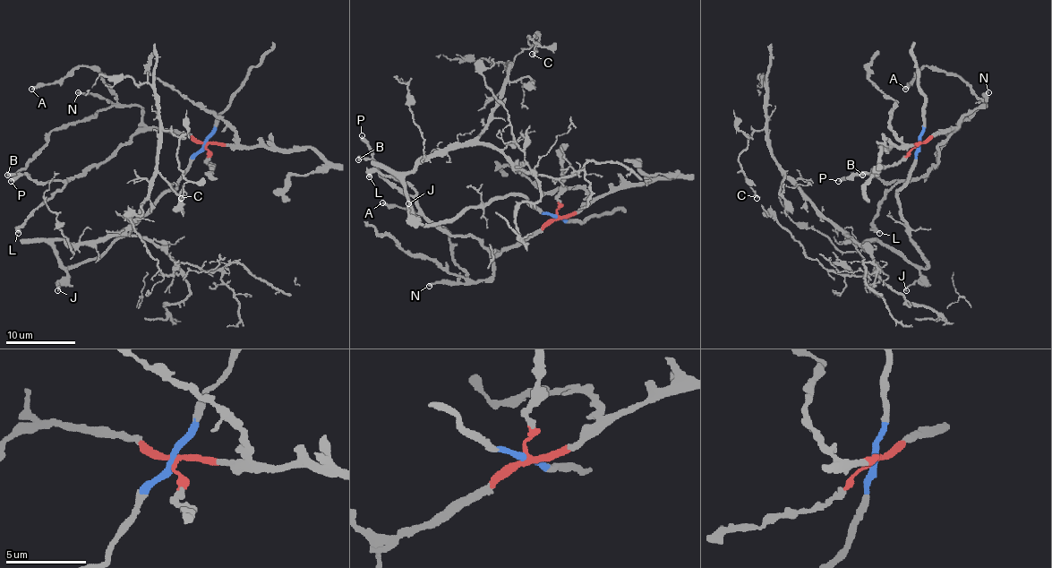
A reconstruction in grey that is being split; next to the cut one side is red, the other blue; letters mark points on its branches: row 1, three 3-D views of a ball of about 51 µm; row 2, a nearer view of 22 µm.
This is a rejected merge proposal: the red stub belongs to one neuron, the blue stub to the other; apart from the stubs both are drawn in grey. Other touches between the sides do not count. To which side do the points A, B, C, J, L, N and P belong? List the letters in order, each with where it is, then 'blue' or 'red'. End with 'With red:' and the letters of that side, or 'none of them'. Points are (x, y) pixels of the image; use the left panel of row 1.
A: at (31, 89); red
B: at (7, 175); red
C: at (181, 198); blue
J: at (57, 290); blue
L: at (18, 233); red
N: at (78, 92); red
P: at (11, 181); red
With red: A, B, L, N, P

